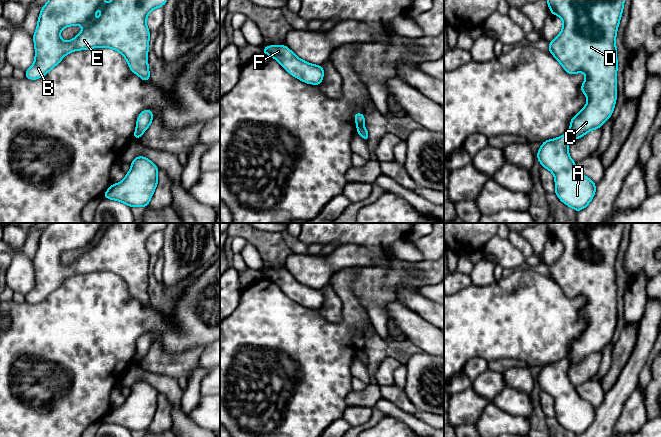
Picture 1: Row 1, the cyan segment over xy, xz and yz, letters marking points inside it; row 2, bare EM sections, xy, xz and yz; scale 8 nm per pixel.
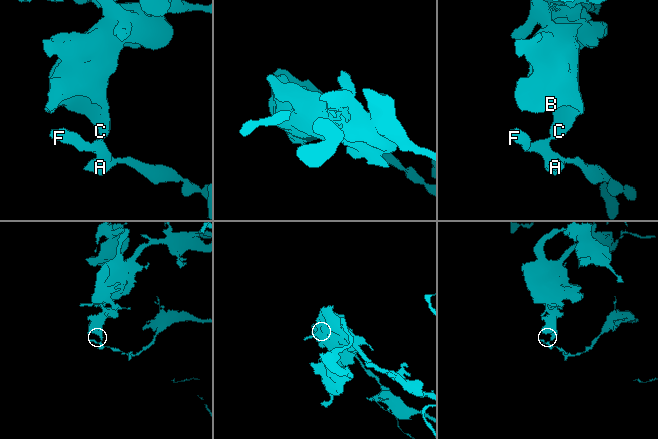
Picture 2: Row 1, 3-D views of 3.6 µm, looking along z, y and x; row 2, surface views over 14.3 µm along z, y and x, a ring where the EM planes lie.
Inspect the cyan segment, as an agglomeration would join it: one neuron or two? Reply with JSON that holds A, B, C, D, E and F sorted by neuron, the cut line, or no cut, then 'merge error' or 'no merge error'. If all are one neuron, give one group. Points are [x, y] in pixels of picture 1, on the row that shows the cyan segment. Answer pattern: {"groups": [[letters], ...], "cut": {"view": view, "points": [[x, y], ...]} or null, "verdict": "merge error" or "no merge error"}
{"groups": [["A", "F"], ["B", "C", "D", "E"]], "cut": {"view": "xz", "points": [[362, 124], [357, 126]]}, "verdict": "merge error"}

